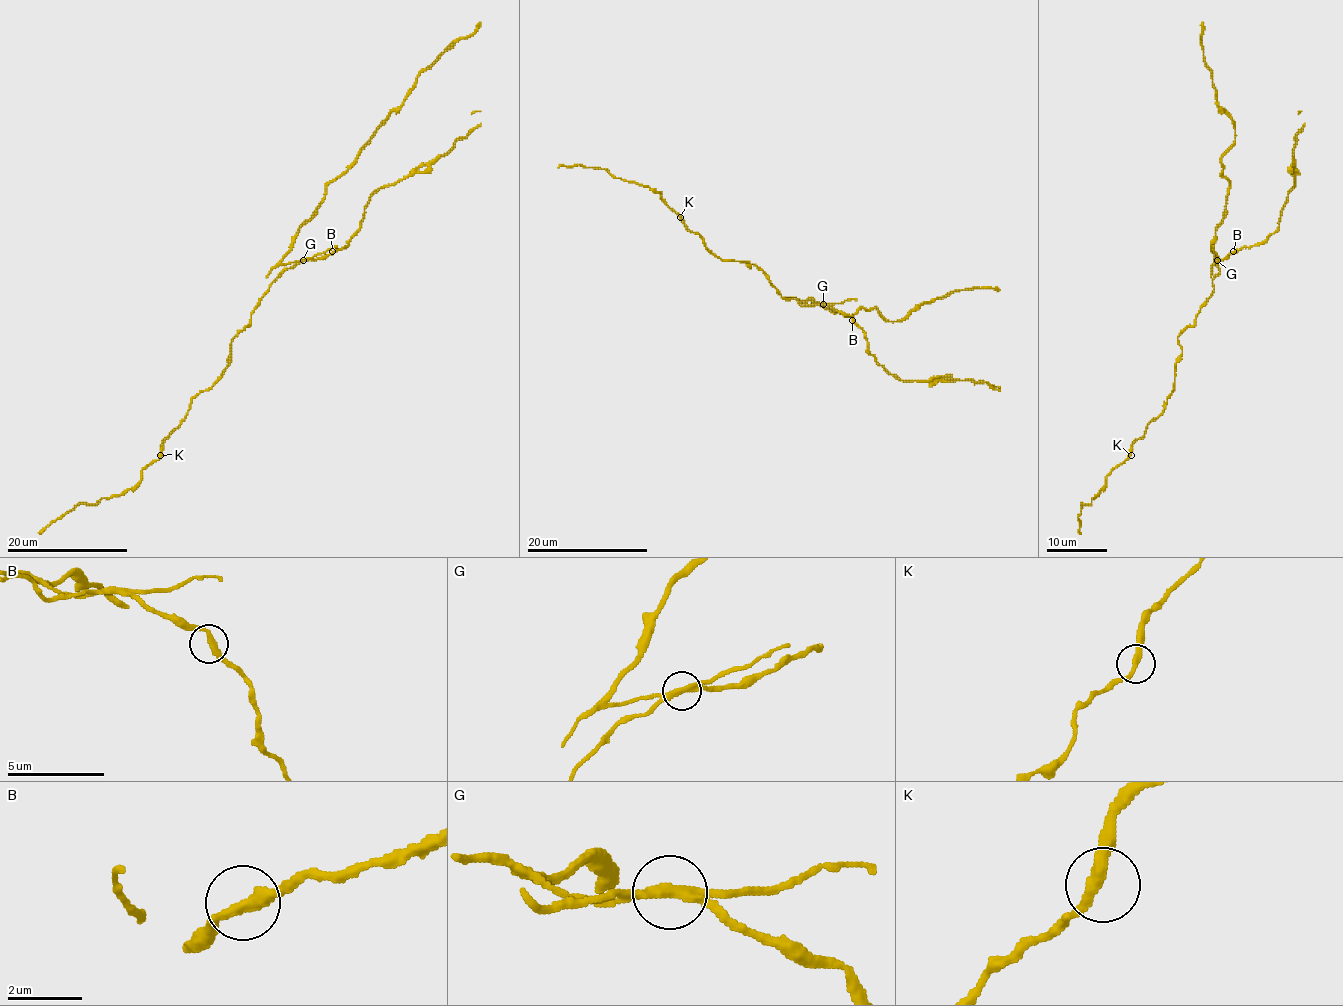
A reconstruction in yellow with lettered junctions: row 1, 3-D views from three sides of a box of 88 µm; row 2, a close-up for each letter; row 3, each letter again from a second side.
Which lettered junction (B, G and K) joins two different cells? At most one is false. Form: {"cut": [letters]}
{"cut": ["G"]}

